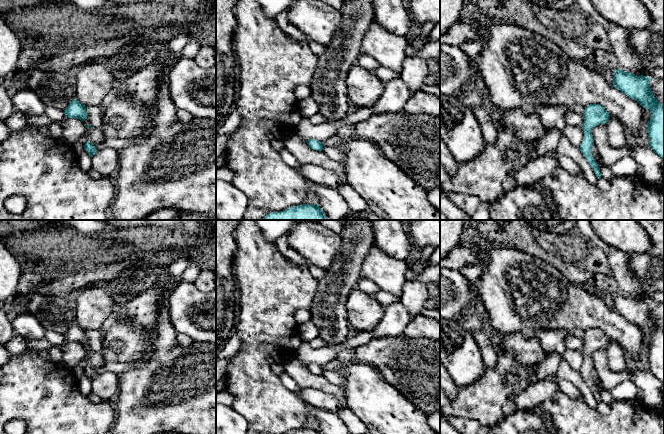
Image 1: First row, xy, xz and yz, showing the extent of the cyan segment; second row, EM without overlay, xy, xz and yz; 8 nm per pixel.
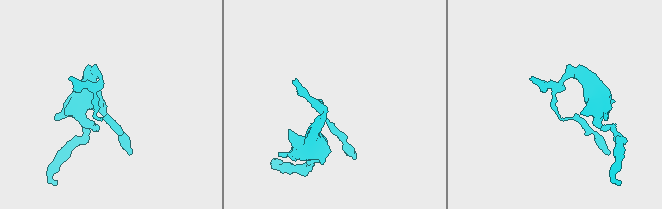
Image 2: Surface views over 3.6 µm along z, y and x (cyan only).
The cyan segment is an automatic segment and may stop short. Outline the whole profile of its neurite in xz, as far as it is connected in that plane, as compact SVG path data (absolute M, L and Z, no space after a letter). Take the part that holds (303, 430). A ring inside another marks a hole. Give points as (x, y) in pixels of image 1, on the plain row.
M301 428L294 431L289 431L285 434L322 434L318 428L309 429L309 428Z

